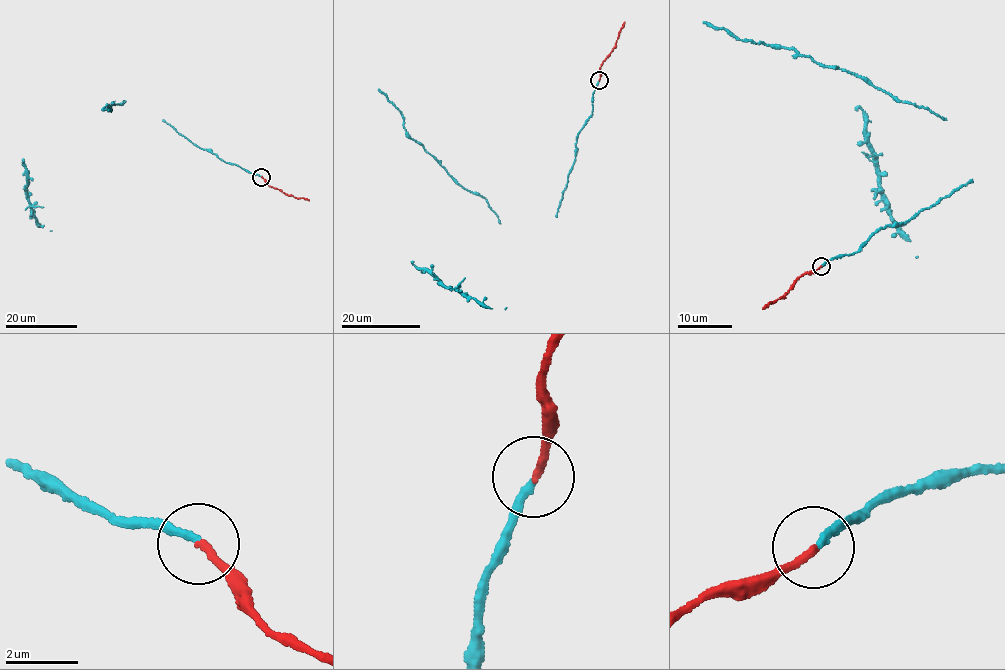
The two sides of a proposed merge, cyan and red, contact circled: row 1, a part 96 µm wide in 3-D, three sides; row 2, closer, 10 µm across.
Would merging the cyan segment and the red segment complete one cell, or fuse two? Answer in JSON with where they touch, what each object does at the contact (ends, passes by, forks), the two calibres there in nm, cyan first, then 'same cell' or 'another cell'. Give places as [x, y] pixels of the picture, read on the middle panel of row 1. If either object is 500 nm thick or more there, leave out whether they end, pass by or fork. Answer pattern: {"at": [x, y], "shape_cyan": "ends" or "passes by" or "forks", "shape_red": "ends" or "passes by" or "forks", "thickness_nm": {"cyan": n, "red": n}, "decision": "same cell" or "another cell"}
{"at": [599, 80], "shape_cyan": "ends", "shape_red": "ends", "thickness_nm": {"cyan": 200, "red": 200}, "decision": "same cell"}

